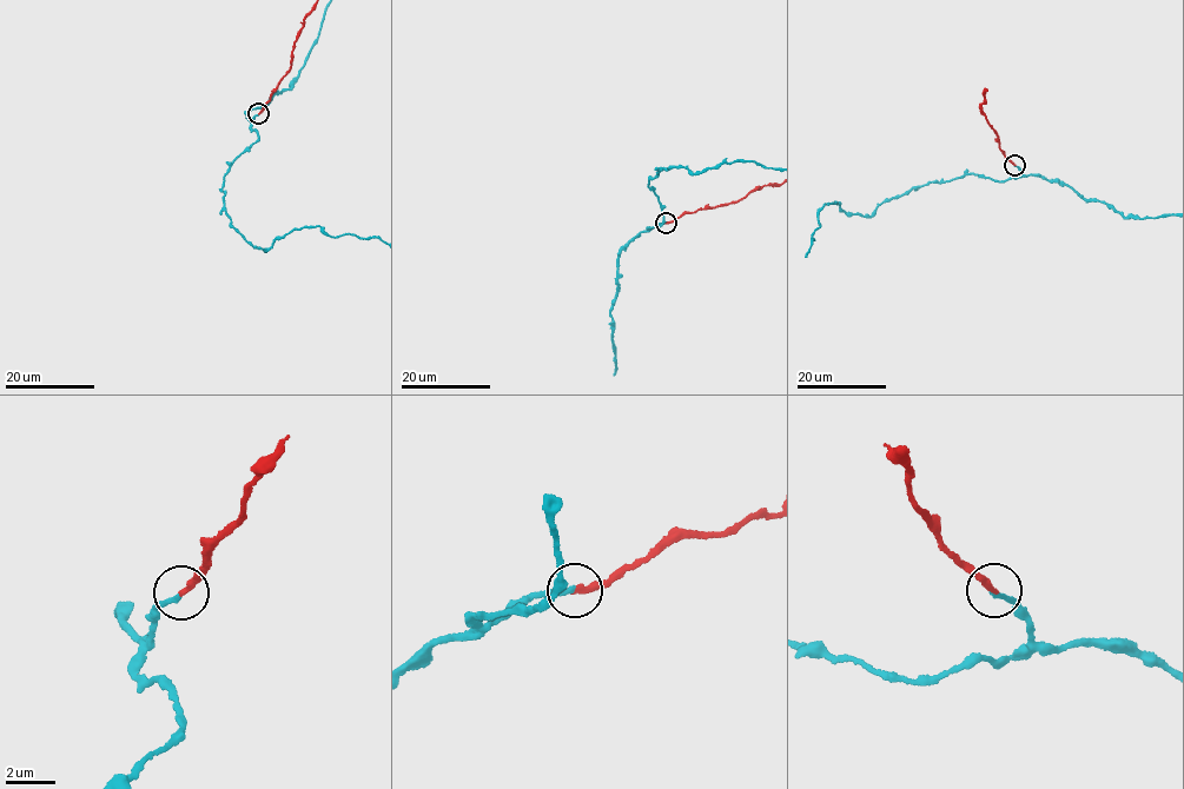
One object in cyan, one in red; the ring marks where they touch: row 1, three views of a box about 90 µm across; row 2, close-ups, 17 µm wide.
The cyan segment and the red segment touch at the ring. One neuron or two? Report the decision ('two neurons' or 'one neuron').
one neuron

